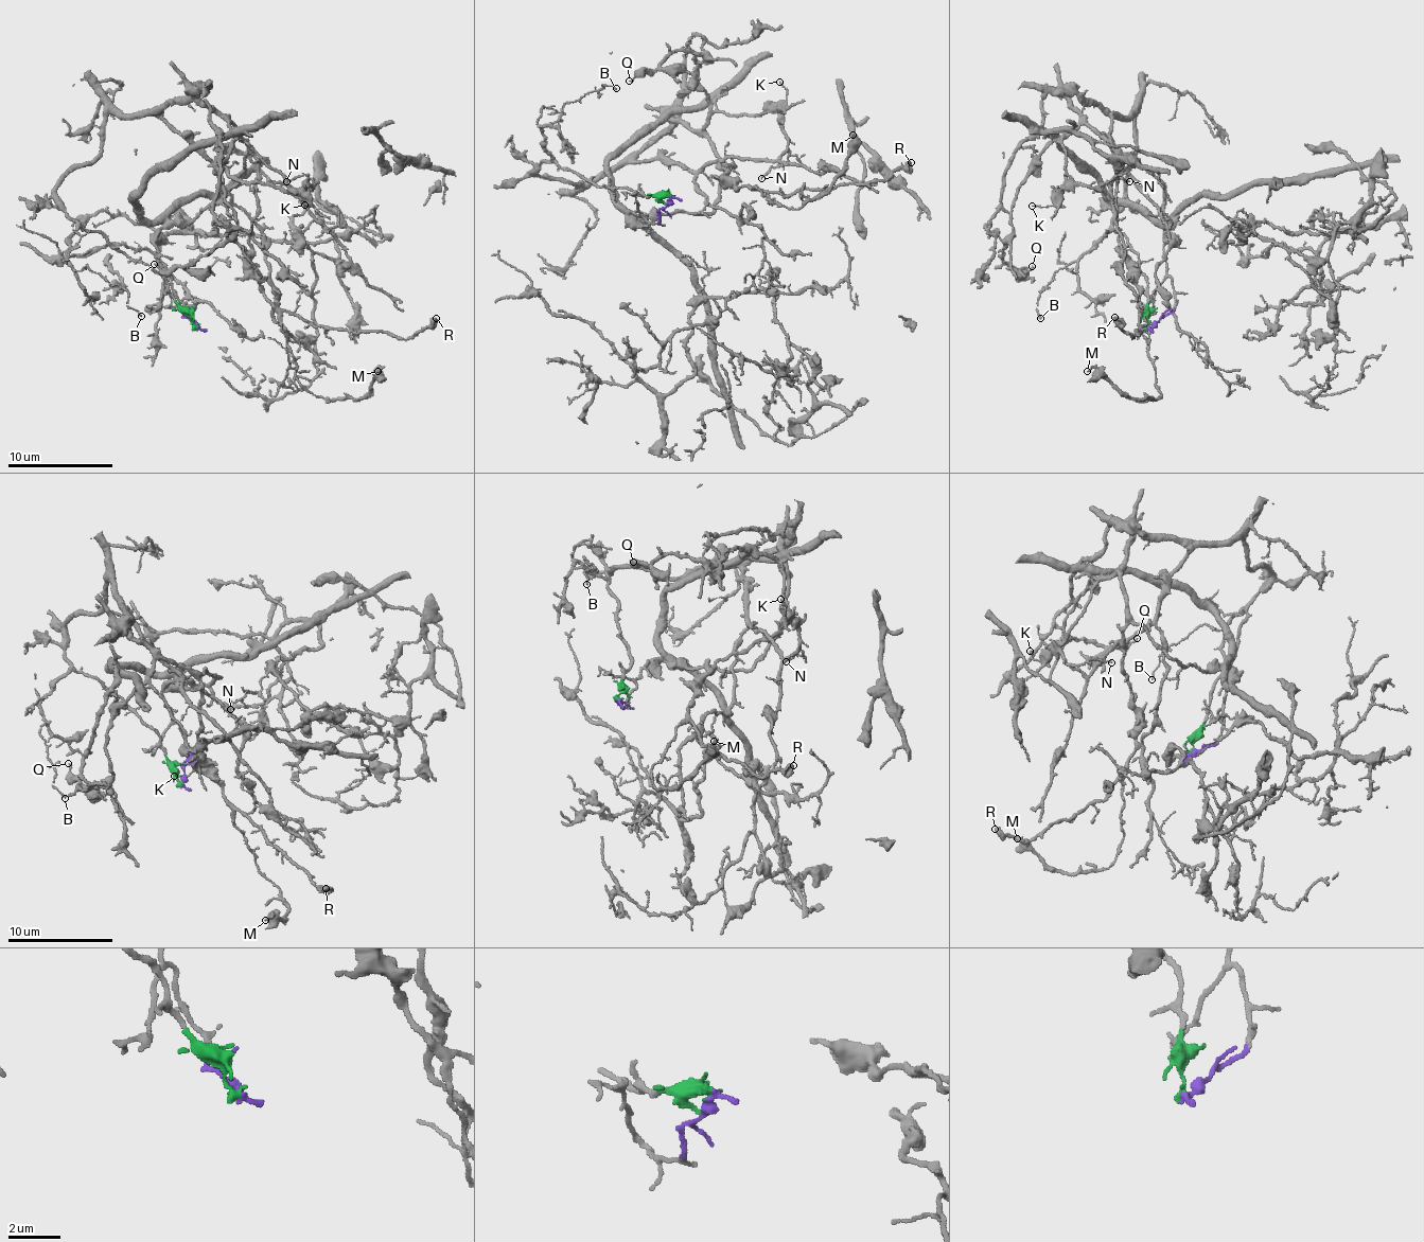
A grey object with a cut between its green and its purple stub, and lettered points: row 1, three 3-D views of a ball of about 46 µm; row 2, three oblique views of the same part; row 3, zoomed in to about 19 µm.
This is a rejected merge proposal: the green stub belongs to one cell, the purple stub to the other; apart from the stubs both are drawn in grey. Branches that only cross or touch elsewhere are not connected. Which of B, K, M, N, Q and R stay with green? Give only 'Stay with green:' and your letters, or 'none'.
Stay with green: B, N

